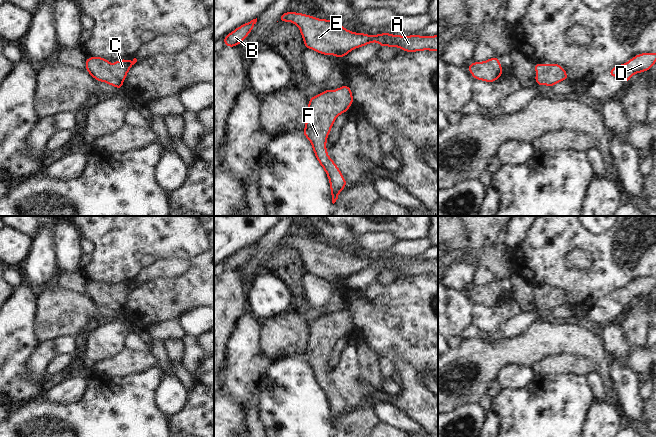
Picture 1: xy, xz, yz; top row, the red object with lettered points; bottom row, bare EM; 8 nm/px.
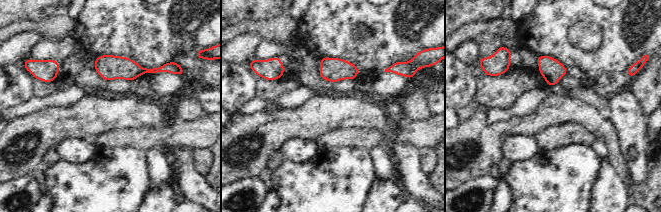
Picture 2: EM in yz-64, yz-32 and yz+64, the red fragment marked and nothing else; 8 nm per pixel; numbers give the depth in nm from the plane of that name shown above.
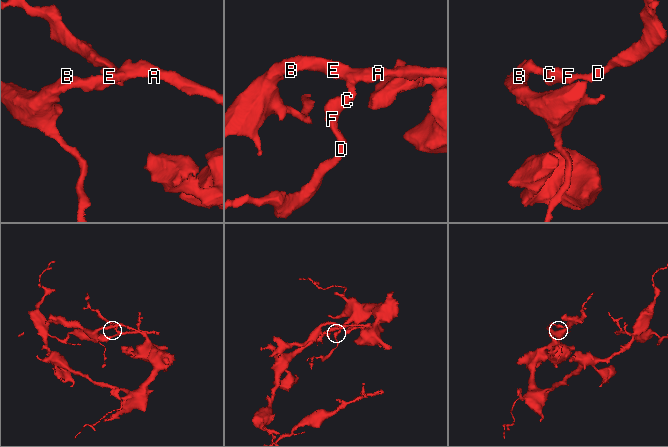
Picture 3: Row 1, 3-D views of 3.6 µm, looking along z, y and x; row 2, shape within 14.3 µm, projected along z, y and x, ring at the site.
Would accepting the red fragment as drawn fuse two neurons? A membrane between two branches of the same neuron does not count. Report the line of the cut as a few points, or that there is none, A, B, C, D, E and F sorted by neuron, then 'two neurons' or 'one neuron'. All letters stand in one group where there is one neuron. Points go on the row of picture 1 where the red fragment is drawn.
no cut | A B C D E F | one neuron

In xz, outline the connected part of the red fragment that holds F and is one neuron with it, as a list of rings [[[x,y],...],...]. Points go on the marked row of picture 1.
[[[346,84],[332,91],[327,89],[310,98],[303,135],[310,141],[313,152],[329,179],[332,203],[347,186],[335,162],[329,157],[326,143],[336,118],[348,111],[354,102],[352,91]]]

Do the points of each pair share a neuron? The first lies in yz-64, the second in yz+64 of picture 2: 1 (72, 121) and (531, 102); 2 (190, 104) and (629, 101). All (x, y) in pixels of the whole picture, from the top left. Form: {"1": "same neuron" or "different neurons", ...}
{"1": "different neurons", "2": "different neurons"}

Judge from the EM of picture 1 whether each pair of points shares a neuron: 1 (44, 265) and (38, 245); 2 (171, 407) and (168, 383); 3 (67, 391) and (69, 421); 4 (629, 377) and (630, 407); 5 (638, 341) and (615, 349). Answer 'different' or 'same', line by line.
1: same
2: same
3: different
4: same
5: different

